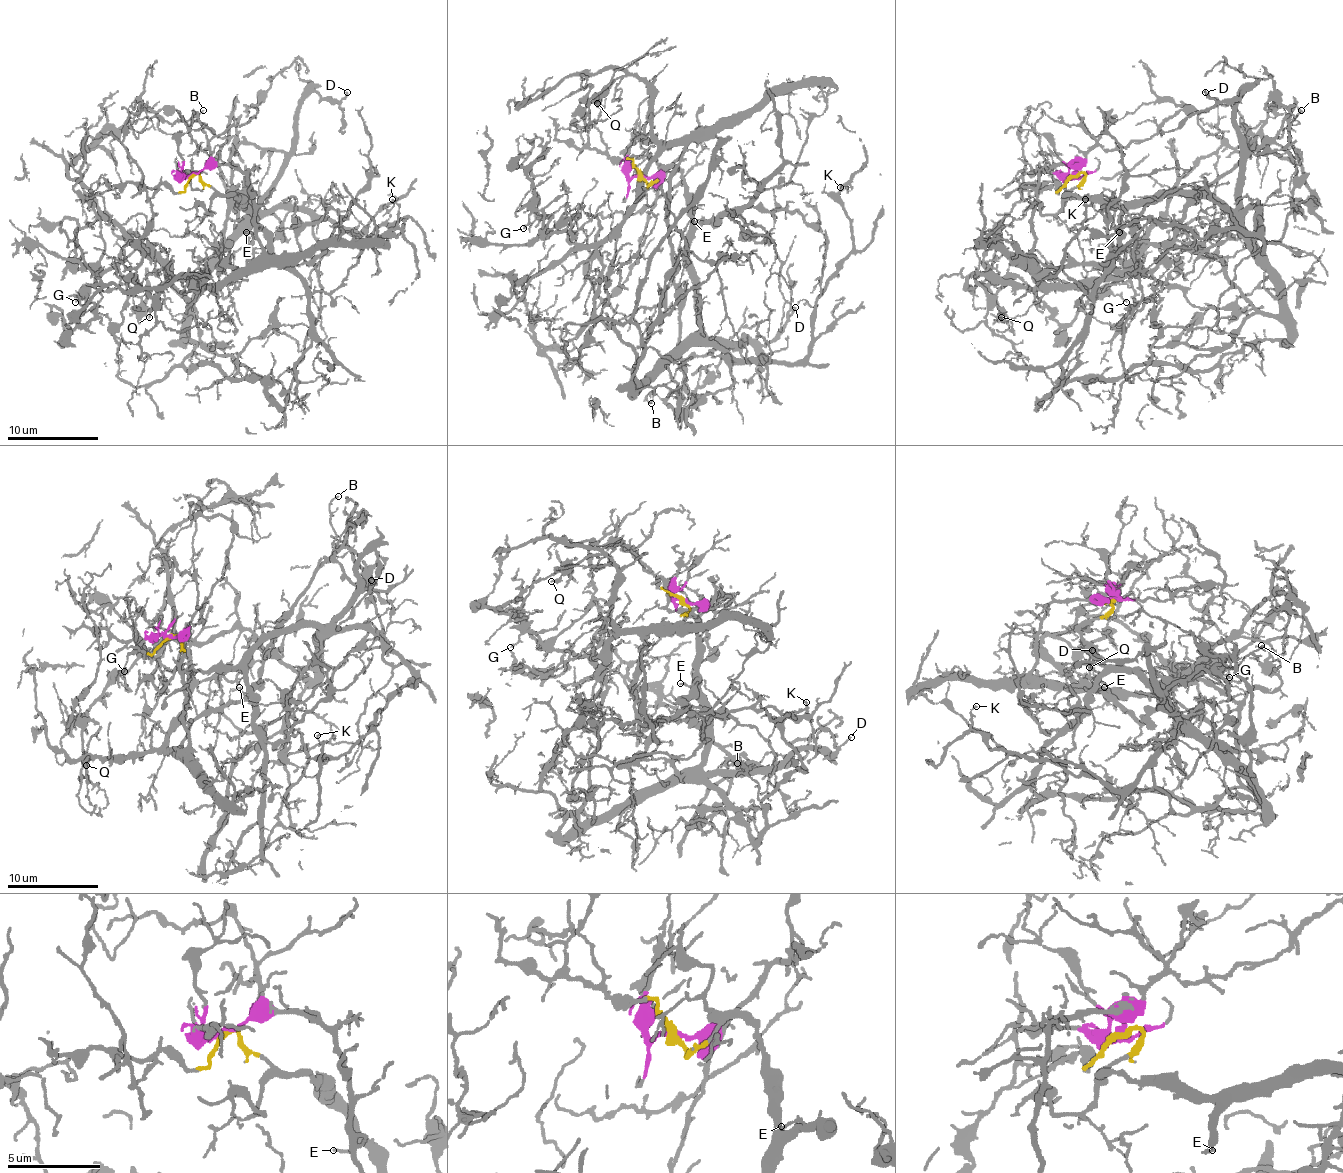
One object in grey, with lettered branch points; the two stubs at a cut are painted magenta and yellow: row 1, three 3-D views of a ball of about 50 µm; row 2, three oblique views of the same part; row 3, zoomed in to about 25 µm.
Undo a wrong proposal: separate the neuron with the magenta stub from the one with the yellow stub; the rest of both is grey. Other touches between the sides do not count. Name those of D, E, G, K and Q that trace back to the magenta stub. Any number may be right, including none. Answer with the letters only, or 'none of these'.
G, Q

